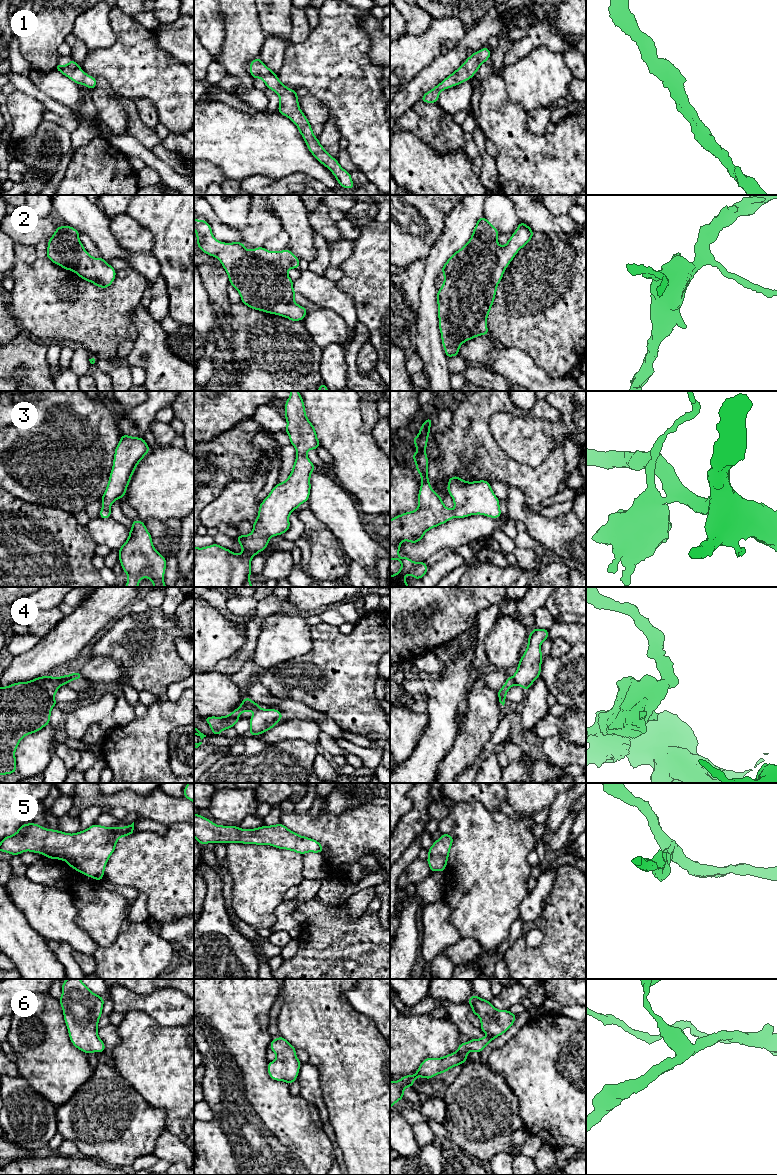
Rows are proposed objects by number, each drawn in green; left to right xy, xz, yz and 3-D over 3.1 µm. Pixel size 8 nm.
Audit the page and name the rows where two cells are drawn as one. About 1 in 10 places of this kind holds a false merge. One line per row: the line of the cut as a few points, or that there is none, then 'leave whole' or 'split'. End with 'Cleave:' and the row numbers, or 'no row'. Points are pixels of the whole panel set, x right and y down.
1: no cut; leave whole
2: no cut; leave whole
3: no cut; leave whole
4: cut in yz along (512, 677), (515, 684); split
5: no cut; leave whole
6: no cut; leave whole
Cleave: 4

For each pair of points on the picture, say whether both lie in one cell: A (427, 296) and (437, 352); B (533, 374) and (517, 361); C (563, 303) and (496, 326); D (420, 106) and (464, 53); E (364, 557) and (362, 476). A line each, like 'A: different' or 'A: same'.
A: same
B: same
C: same
D: different
E: different

